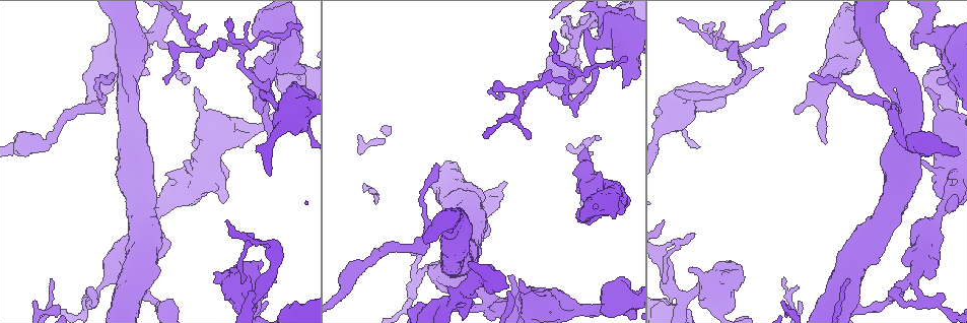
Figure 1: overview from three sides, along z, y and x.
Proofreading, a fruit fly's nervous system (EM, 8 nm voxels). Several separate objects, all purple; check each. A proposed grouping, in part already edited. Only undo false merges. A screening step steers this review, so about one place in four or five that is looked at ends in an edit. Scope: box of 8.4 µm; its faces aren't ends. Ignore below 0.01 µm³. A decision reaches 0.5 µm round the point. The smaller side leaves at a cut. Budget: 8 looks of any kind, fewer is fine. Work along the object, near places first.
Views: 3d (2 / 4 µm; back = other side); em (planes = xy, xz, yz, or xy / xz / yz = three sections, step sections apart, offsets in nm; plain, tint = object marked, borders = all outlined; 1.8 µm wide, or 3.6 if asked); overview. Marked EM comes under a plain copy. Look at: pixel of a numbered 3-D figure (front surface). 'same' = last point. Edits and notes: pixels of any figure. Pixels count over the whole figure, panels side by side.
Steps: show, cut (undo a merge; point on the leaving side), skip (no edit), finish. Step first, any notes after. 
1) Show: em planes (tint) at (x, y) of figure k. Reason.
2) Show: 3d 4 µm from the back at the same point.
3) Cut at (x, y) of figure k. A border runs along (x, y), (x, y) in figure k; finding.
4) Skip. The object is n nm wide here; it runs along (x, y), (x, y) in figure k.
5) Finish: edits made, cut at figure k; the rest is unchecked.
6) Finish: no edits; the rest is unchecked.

Show: 3d 4 µm from the back at (174, 198) of figure 1. Abrupt turn.

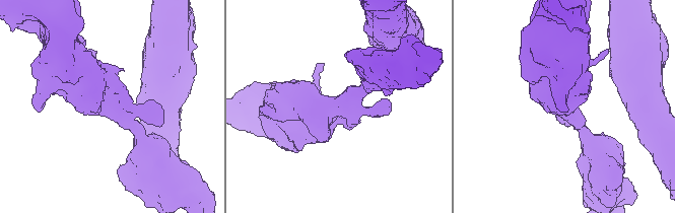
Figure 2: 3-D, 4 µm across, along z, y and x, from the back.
Show: em yz step 16 (tint) at (334, 102) of figure 2.

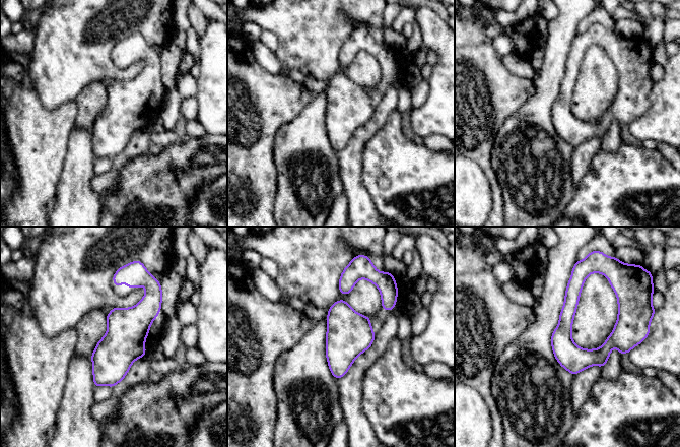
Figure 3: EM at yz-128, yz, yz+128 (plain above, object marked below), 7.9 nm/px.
Show: em planes (borders) at the same point.

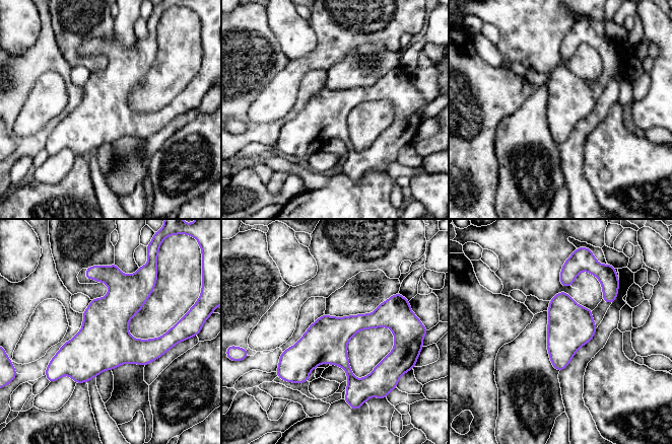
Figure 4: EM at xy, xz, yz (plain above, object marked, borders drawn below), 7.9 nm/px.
Skip. It runs along (396, 327), (352, 323), (282, 362) in figure 4; one neuron here.

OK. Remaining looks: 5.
Show: 3d 2 µm at (197, 50) of figure 1. A narrow waist.

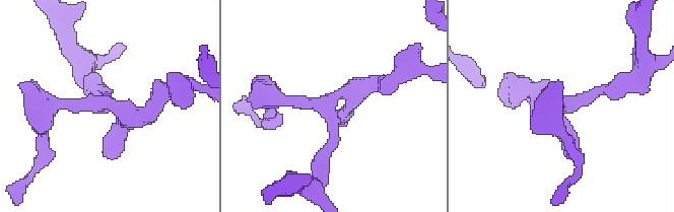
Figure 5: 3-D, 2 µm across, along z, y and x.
Show: em xy step 8 (tint) at (329, 108) of figure 5. 3 arms meet here; need the tissue.

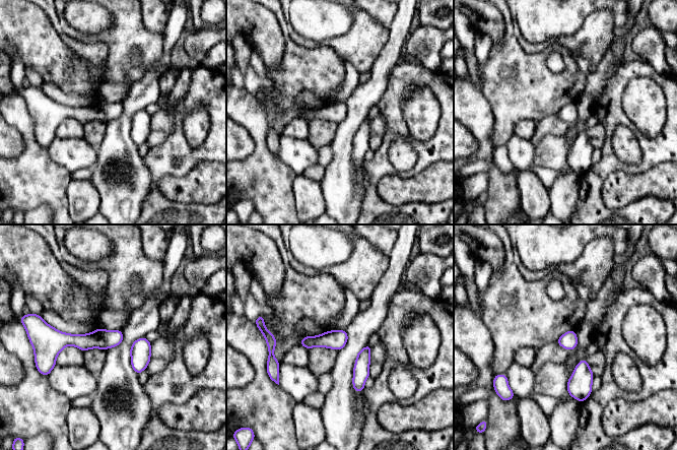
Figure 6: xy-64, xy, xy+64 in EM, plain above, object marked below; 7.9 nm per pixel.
Show: em yz step 8 (tint) at the same point.

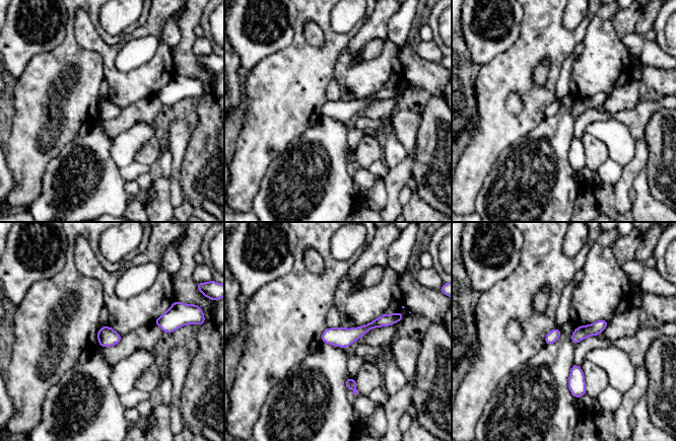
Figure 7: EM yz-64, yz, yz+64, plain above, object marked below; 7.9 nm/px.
Skip. The object is 110 nm wide here; one neuron here.

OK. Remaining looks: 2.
Show: 3d 4 µm at (820, 91) of figure 1. Branch point.

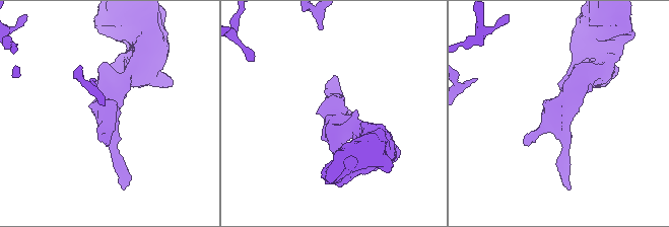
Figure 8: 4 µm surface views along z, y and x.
Show: em planes (tint) at (109, 115) of figure 8.

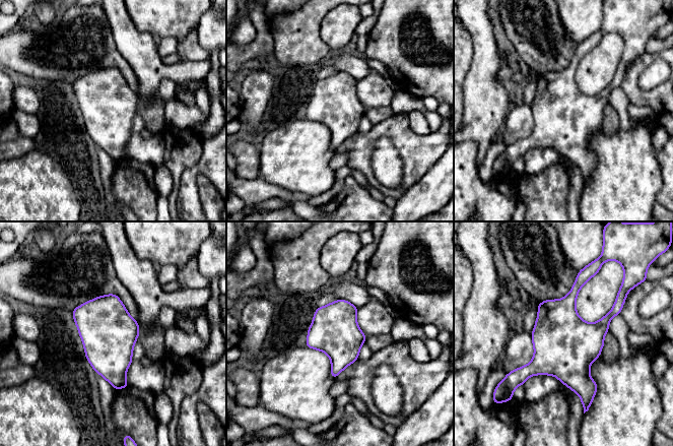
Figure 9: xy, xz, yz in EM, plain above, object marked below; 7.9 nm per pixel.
Skip. All the same neuron.

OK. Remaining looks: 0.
Finish: no edits; the rest is unchecked.

